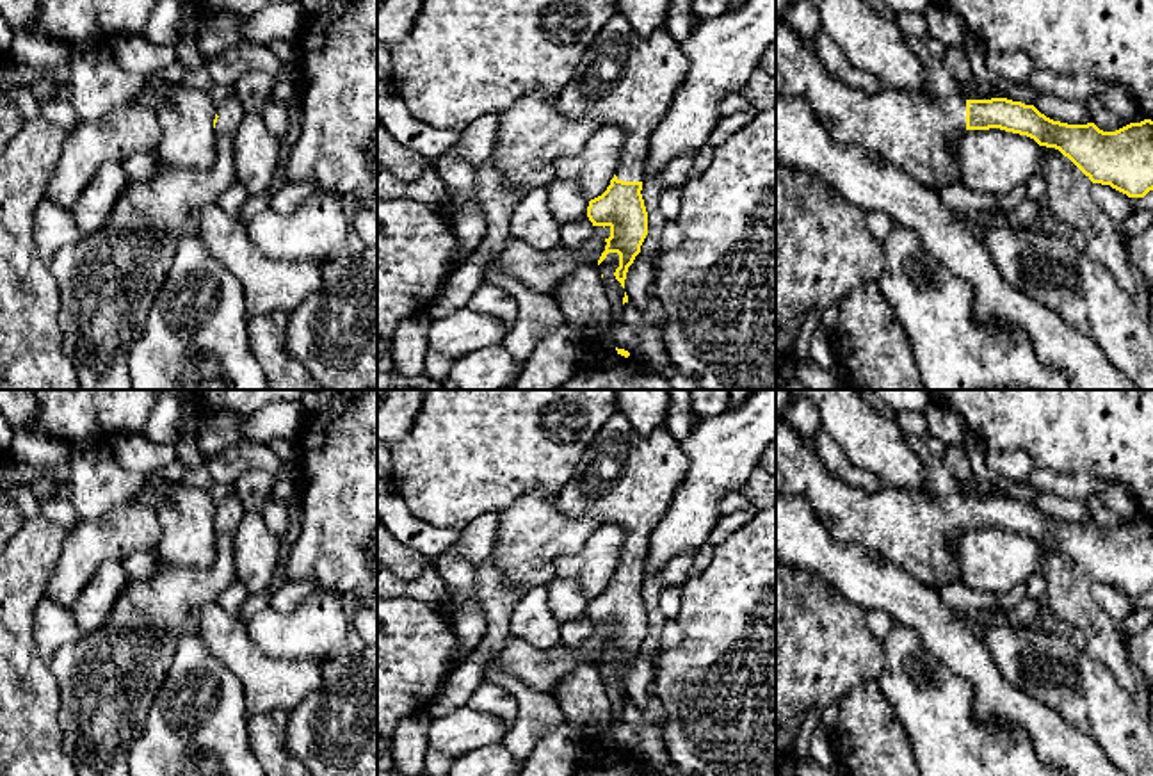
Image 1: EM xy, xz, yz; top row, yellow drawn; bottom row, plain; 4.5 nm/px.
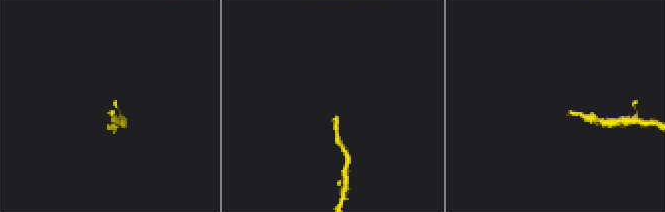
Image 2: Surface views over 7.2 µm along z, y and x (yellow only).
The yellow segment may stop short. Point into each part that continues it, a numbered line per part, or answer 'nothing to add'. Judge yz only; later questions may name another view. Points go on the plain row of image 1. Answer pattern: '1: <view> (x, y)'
1: yz (915, 531)

